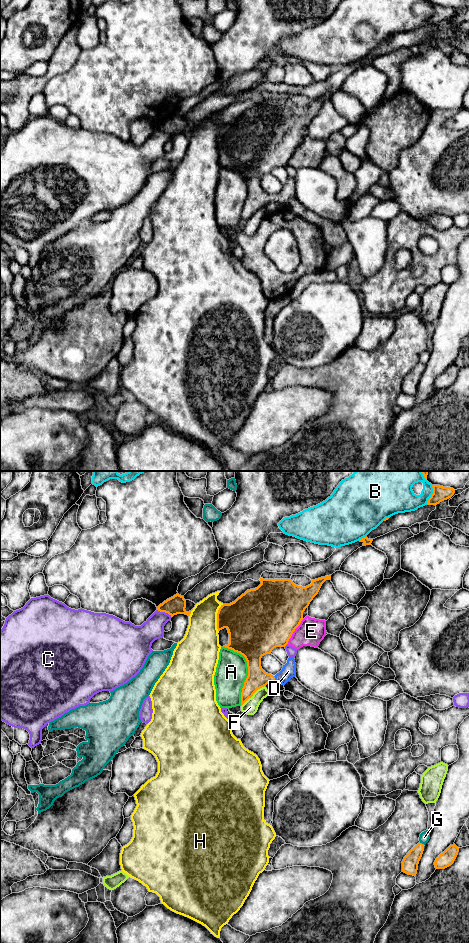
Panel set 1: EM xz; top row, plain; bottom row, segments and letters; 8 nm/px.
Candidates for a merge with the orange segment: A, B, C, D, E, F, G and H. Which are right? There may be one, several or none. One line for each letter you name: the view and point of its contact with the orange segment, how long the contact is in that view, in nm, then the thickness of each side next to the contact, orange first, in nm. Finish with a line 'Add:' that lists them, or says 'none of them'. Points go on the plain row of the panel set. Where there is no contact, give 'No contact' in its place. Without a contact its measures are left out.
D: Touches orange at xz (274, 198). Shared border 40 nm. Thickness 160 nm (orange) against 120 nm
Add: D

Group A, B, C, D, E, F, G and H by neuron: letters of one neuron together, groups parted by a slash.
A / B / C / D / E / F / G / H

